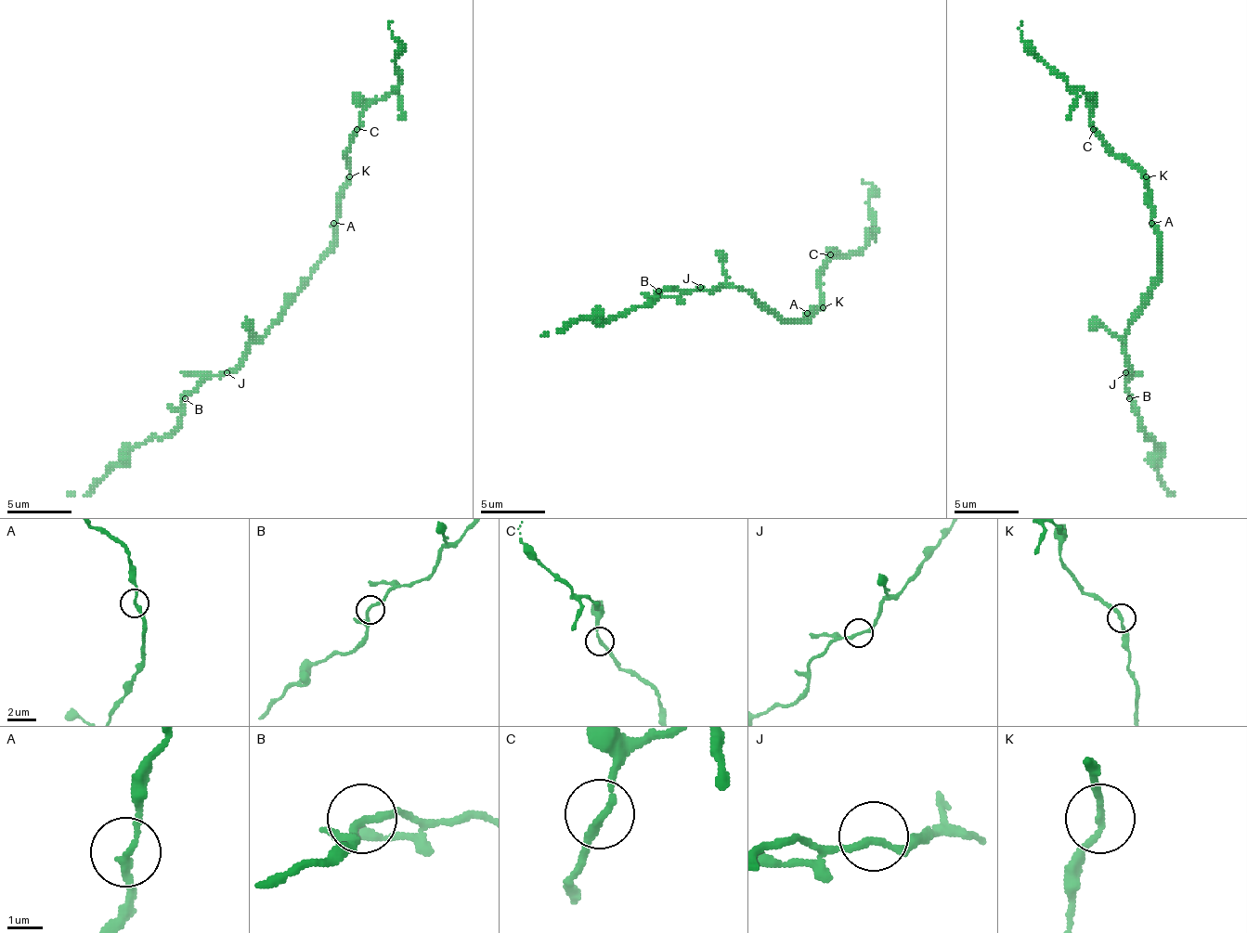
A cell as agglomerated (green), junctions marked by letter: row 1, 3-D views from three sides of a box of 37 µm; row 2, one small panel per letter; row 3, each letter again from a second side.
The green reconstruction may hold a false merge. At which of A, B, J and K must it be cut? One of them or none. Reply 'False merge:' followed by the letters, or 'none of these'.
False merge: none of these

